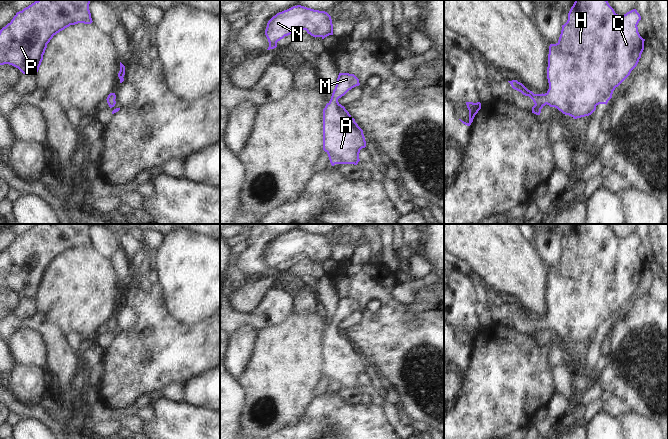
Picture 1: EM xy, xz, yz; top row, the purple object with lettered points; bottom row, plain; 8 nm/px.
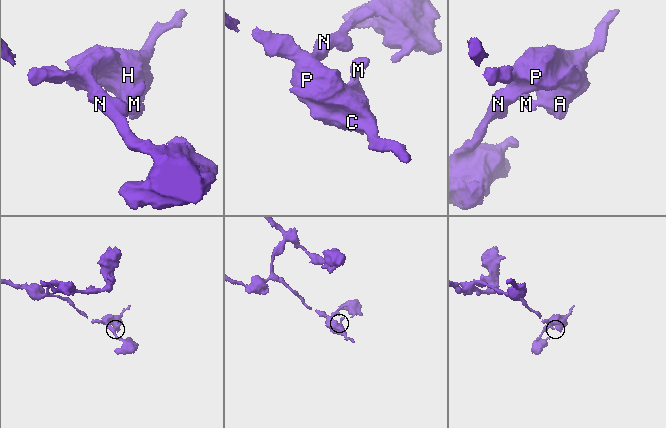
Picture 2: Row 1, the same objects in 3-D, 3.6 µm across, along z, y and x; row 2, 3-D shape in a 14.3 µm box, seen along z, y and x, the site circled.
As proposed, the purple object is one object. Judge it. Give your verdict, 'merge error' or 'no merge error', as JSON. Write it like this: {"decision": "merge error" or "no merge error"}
{"decision": "no merge error"}

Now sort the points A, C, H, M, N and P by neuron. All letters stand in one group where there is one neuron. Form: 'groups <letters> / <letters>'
groups A C H M N P

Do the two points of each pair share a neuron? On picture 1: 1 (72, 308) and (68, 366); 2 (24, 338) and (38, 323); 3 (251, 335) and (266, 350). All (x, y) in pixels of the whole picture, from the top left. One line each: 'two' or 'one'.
1: two
2: two
3: two

